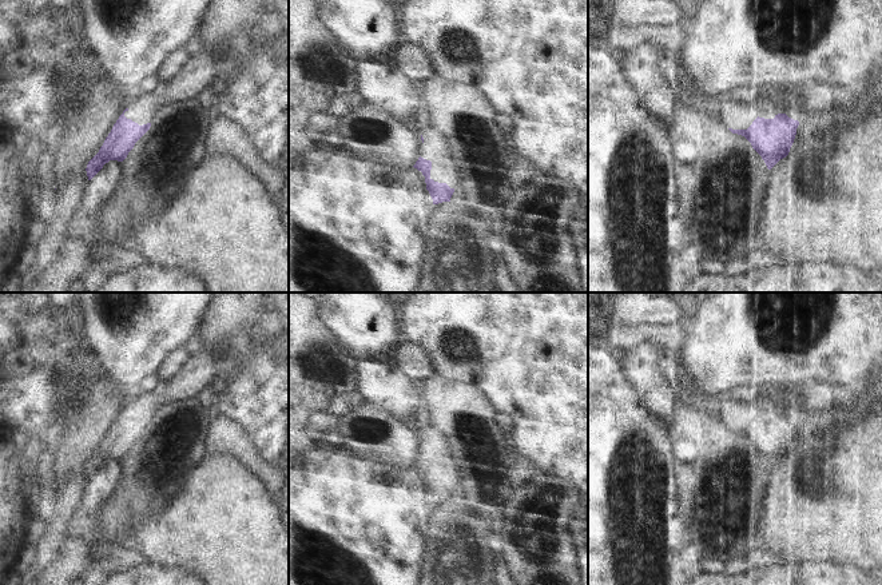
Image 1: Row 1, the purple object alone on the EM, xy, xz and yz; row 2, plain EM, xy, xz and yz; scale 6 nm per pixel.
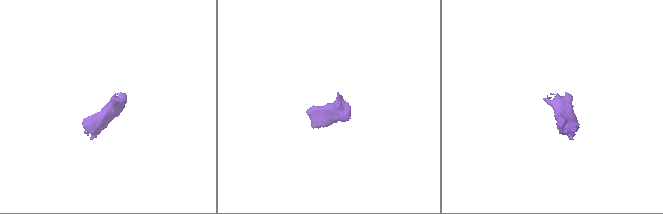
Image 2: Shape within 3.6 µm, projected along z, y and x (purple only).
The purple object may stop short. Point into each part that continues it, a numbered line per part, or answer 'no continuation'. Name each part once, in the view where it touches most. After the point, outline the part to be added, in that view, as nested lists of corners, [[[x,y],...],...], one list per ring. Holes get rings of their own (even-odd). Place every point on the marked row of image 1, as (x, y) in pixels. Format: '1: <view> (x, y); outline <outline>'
1: yz (734, 116); outline [[[723,99],[716,103],[716,108],[719,110],[723,123],[732,130],[747,130],[758,116],[774,119],[778,115],[771,112],[762,100],[750,107],[740,107]]]

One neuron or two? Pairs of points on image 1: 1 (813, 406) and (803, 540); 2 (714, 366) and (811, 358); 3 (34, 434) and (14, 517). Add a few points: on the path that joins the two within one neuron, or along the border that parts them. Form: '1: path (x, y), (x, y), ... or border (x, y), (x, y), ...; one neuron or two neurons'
1: border (842, 410), (799, 421); two neurons
2: path (738, 359), (787, 359); one neuron
3: border (14, 434), (31, 446); two neurons

